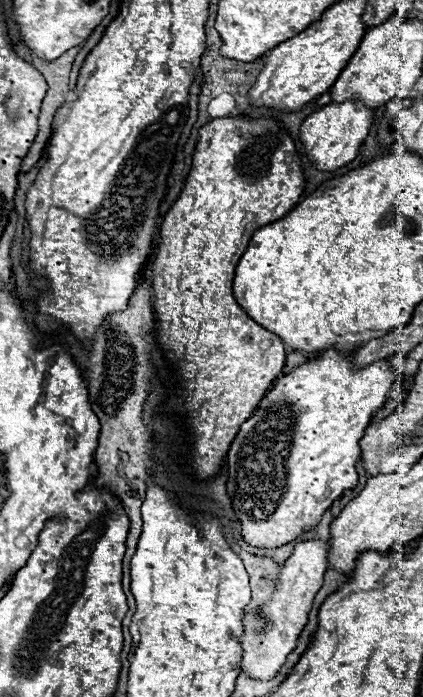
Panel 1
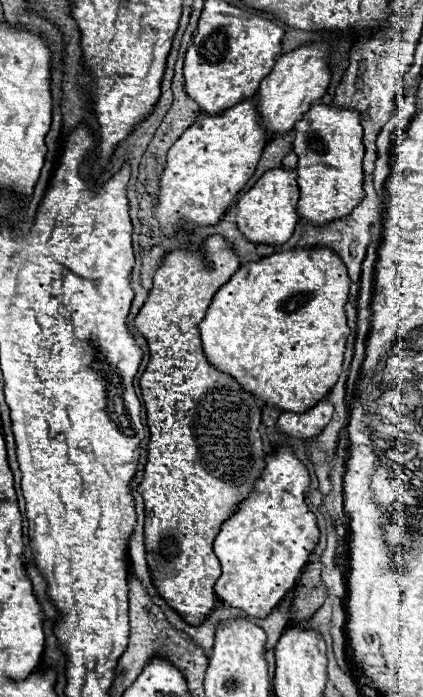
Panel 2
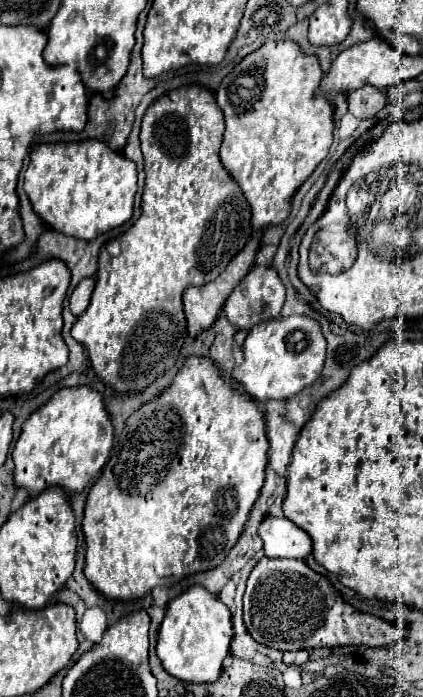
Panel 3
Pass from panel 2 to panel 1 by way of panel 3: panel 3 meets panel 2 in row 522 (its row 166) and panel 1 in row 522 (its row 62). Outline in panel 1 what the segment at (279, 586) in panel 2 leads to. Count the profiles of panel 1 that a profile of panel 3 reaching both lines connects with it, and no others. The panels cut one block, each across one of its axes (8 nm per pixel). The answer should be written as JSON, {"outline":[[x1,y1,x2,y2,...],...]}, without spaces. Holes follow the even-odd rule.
{"outline":[[326,350,320,358,312,360,312,362,306,362,302,366,296,366,290,374,282,376,274,388,262,398,258,410,254,412,252,418,248,418,236,440,232,442,230,446,230,452,228,452,228,496,232,500,232,510,240,522,240,530,242,530,242,538,248,546,254,546,254,548,280,548,282,544,288,544,292,540,296,540,296,536,300,536,302,532,306,530,312,530,318,526,318,522,322,520,322,514,332,506,332,502,336,498,342,496,342,492,346,488,354,488,358,484,358,474,356,474,356,460,360,458,360,438,364,436,364,430,368,428,374,412,378,408,382,408,382,404,386,402,388,398,388,392,392,388,392,382,398,378,398,374,390,368,388,360,378,360,370,366,366,366,364,370,352,370,352,358,350,356,344,356,344,354,338,354,336,350]]}

